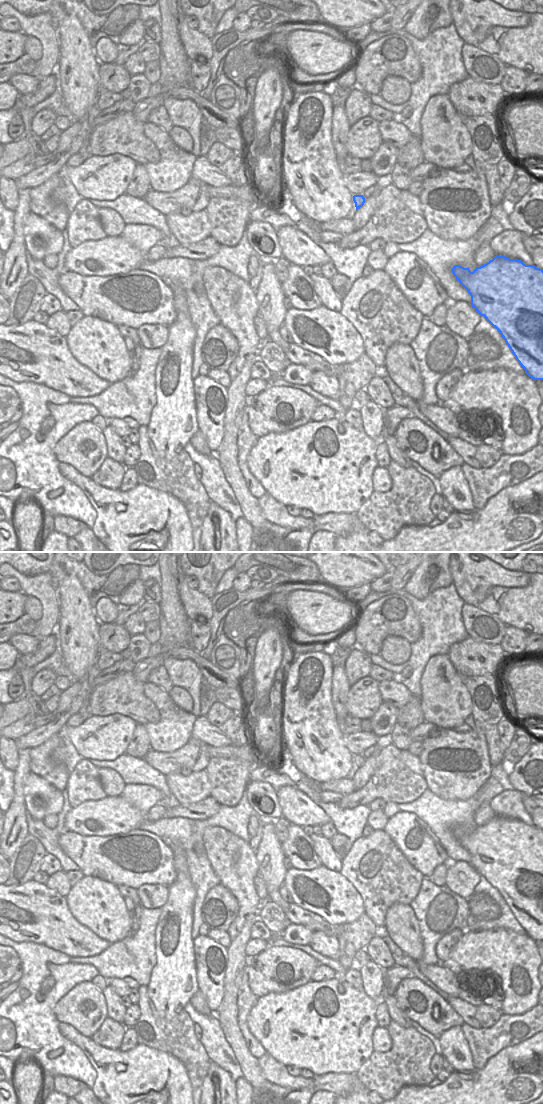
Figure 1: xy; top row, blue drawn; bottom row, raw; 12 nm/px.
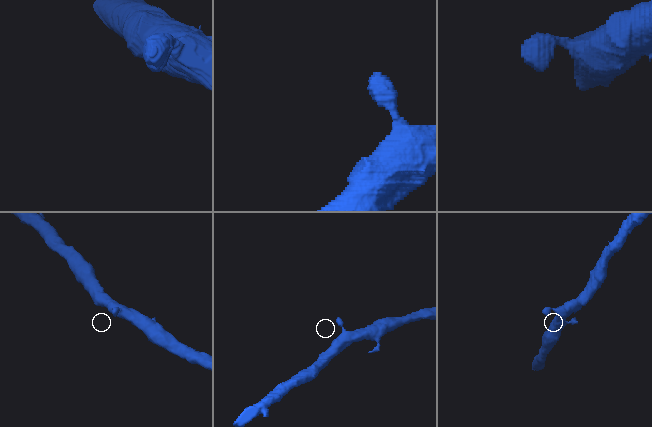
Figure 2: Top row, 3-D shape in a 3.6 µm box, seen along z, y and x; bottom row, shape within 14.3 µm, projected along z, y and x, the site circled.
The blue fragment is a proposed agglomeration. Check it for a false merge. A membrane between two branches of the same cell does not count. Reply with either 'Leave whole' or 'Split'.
Leave whole.

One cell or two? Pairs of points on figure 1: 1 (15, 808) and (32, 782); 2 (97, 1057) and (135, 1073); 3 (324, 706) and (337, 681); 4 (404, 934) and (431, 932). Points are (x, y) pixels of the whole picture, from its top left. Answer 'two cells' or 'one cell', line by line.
1: two cells
2: one cell
3: two cells
4: two cells

